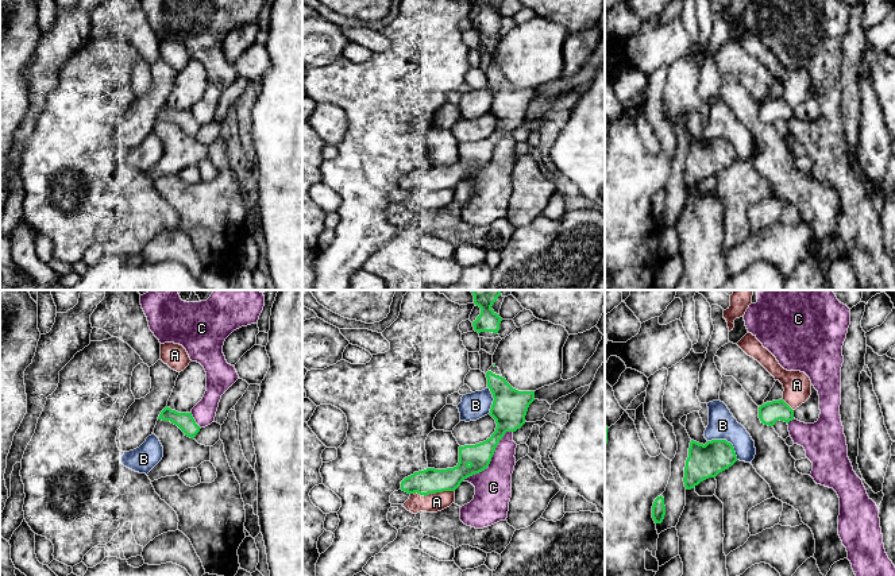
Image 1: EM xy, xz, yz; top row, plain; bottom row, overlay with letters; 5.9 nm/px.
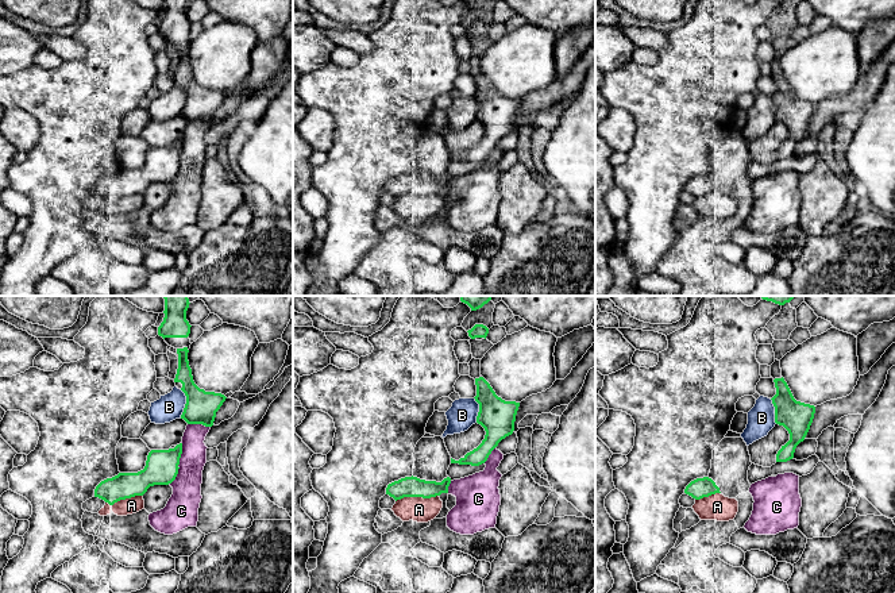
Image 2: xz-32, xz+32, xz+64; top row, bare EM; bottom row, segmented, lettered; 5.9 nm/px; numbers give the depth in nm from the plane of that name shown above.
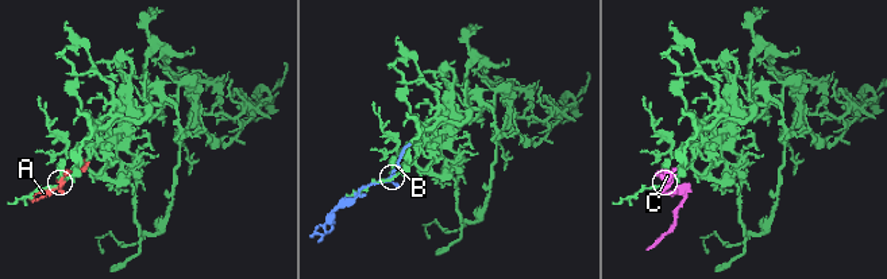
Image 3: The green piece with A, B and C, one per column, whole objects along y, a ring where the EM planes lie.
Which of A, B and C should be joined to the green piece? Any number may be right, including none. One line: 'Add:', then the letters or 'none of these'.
Add: none of these

